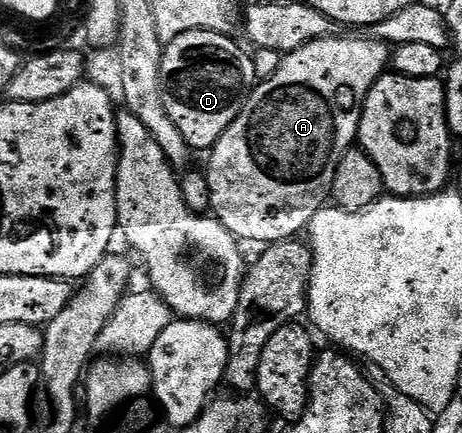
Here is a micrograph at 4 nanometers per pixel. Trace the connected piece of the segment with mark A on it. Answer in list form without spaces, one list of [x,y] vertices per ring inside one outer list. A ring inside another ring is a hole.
[[[337,33],[328,39],[316,39],[299,49],[288,52],[282,58],[277,72],[271,77],[260,80],[256,84],[258,87],[255,88],[256,86],[254,86],[248,92],[245,102],[241,104],[239,117],[235,117],[235,121],[231,121],[231,125],[225,130],[223,137],[219,137],[219,141],[207,155],[207,158],[209,158],[209,167],[207,166],[209,205],[212,214],[238,241],[250,239],[253,243],[261,243],[260,245],[282,243],[284,239],[300,236],[308,228],[311,217],[315,217],[315,213],[319,213],[319,209],[330,202],[333,193],[333,182],[335,181],[335,169],[339,165],[343,153],[351,150],[357,139],[357,130],[361,124],[361,107],[365,104],[367,93],[373,88],[373,83],[376,79],[380,79],[382,75],[386,74],[390,63],[390,44],[382,43],[380,39],[372,37],[366,37],[366,39],[344,39],[340,33]]]

